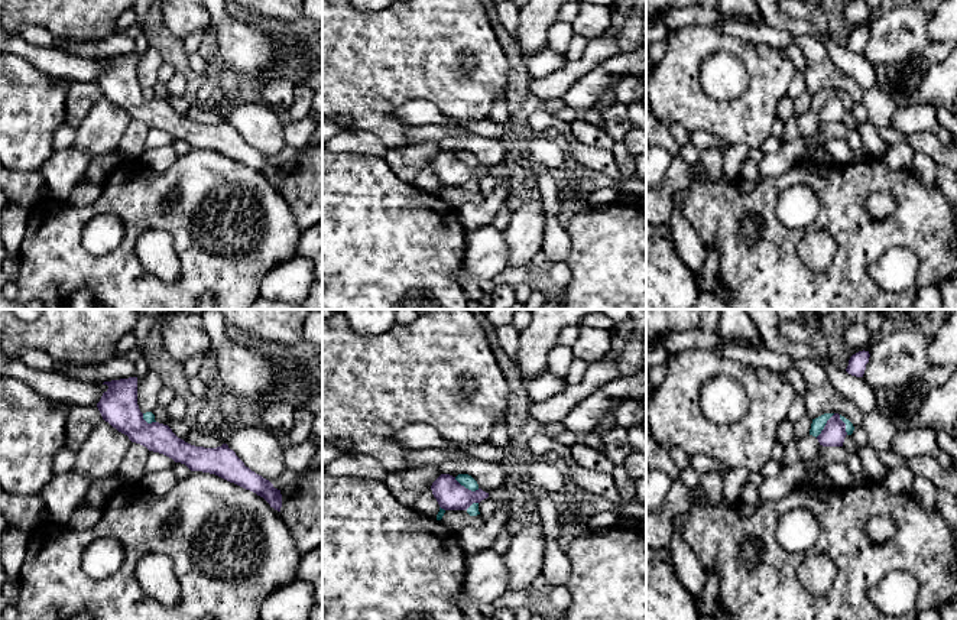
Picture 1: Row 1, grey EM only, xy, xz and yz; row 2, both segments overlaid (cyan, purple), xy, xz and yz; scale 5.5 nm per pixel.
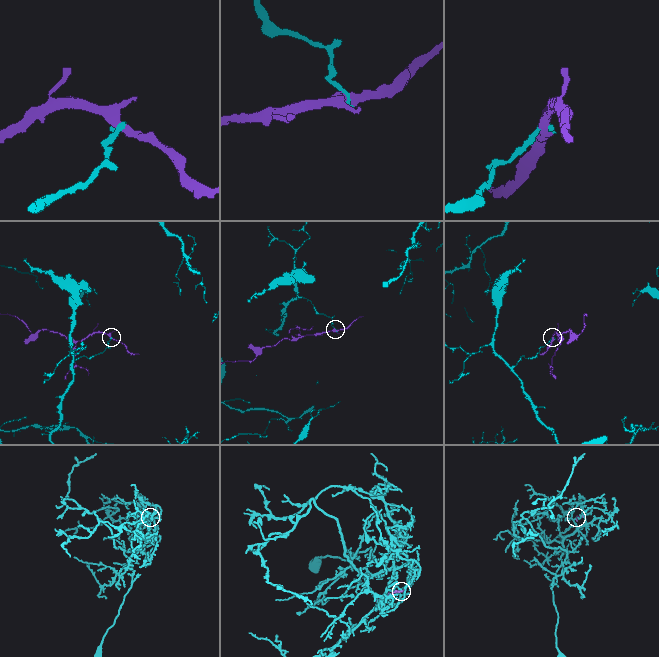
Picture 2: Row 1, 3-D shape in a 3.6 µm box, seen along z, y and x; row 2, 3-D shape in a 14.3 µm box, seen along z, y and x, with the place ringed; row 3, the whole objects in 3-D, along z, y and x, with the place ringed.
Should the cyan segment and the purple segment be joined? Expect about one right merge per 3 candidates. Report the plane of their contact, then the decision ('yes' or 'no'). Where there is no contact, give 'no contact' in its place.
xz | no

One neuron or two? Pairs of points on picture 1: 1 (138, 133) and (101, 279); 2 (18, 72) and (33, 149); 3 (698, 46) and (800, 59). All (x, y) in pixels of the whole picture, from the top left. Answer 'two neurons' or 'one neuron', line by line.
1: two neurons
2: one neuron
3: two neurons

